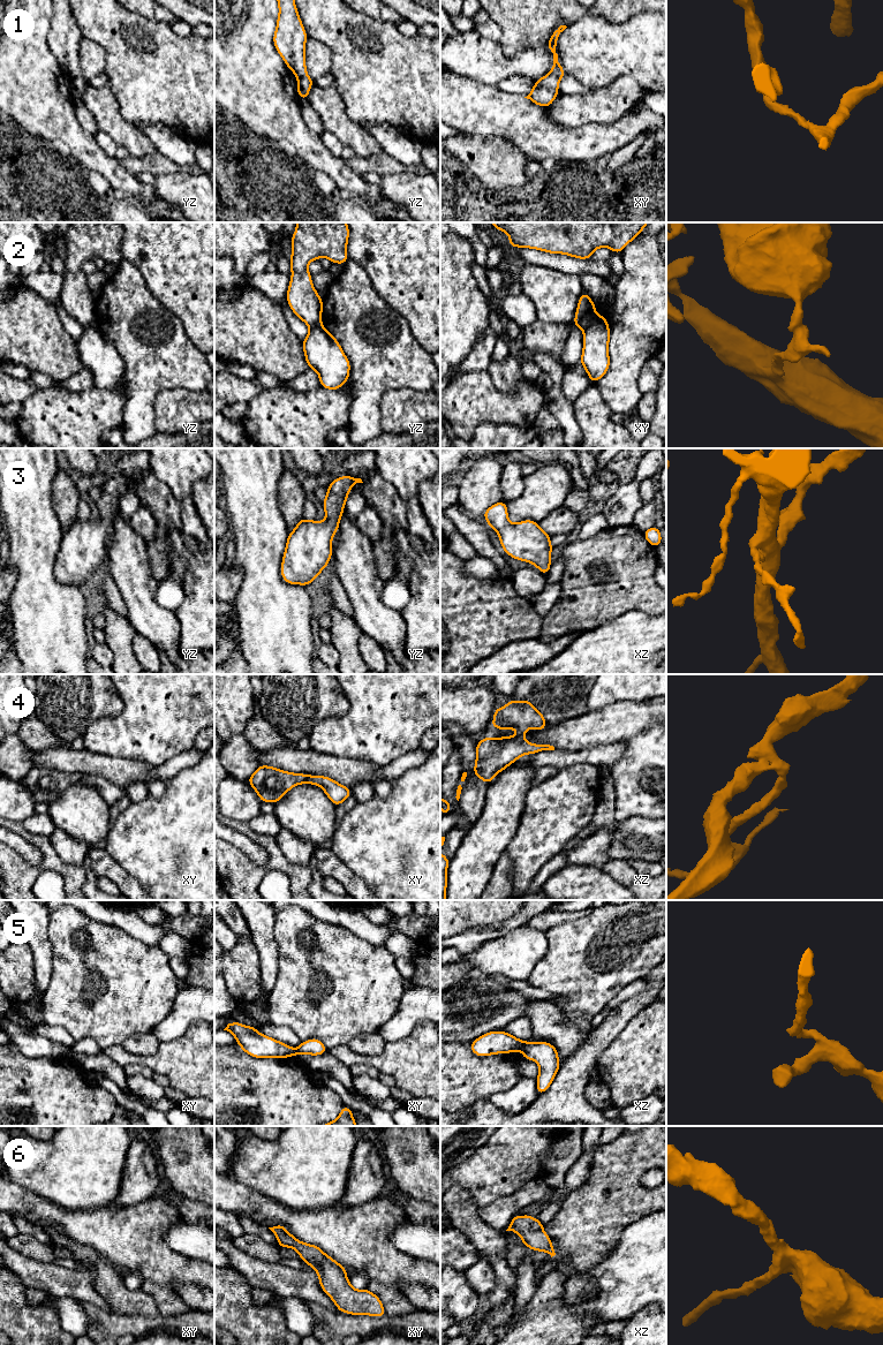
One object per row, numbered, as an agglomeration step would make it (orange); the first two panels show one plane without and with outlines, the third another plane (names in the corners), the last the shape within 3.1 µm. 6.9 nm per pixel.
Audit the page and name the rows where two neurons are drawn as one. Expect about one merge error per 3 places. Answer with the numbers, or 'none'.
1, 2, 5

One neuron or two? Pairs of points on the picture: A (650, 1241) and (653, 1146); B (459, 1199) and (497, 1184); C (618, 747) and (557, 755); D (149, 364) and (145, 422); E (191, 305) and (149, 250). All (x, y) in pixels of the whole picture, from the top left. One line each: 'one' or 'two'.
A: two
B: two
C: one
D: one
E: one

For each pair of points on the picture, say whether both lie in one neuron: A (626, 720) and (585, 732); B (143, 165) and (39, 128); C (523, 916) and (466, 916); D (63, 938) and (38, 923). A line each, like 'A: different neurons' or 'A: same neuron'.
A: same neuron
B: different neurons
C: different neurons
D: different neurons

